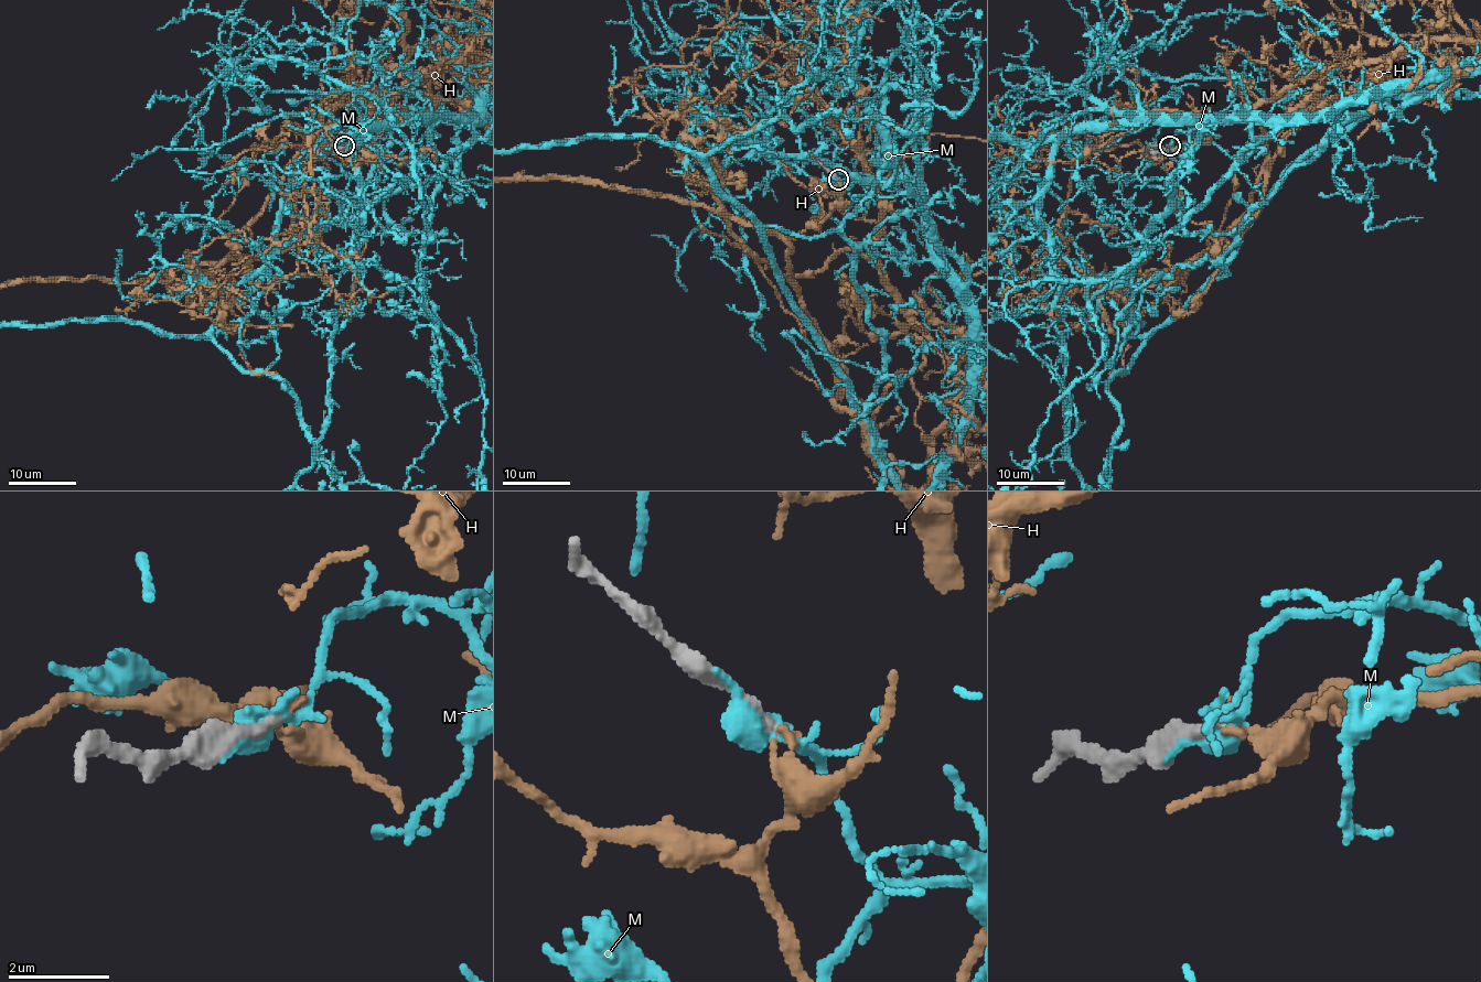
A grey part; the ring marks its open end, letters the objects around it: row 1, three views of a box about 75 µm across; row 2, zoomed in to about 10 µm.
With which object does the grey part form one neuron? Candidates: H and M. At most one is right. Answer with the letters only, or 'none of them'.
none of them

